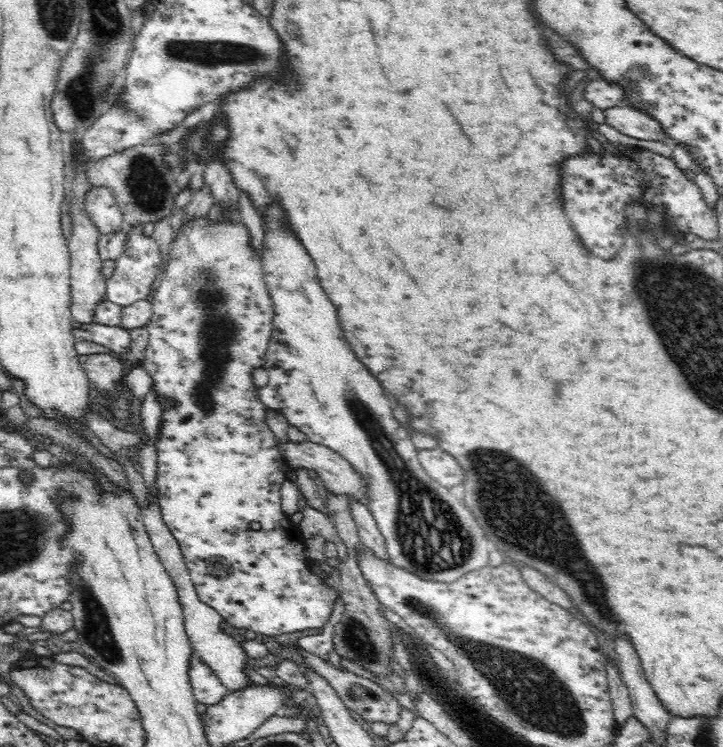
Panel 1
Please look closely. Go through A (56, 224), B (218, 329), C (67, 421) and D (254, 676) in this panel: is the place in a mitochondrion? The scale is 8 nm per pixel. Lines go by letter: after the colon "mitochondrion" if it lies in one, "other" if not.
A: other
B: mitochondrion
C: other
D: other

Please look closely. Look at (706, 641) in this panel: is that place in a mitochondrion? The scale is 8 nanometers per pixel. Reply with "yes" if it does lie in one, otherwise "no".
no

